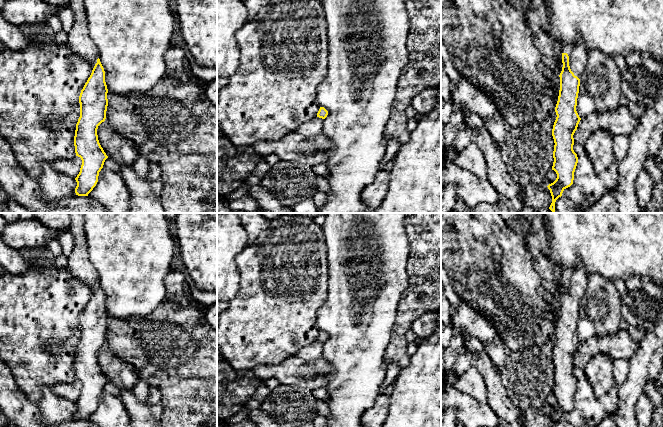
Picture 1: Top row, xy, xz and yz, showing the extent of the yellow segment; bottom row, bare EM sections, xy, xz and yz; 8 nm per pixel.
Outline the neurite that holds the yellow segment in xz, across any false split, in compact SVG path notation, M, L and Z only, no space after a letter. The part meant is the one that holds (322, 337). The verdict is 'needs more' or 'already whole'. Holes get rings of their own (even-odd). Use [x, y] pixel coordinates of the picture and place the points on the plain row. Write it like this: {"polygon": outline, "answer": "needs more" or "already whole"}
{"polygon": "M320 331L317 340L301 348L297 353L301 359L316 360L322 357L323 346L327 341L328 335L324 331Z", "answer": "needs more"}

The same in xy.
{"polygon": "M84 213L69 215L71 225L68 230L73 235L74 247L68 256L67 267L93 292L79 320L80 341L74 360L75 377L82 384L80 396L75 402L77 406L75 417L78 420L88 420L96 410L99 396L108 382L97 359L98 350L106 343L108 313L98 273L89 259Z", "answer": "needs more"}

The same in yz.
{"polygon": "M564 267L562 287L563 291L559 299L560 314L555 331L557 341L552 353L555 367L552 394L556 396L557 402L547 410L552 420L552 427L555 427L562 420L563 415L573 408L574 396L578 387L577 378L573 374L573 359L581 344L576 330L580 302L587 289L587 274L584 268Z", "answer": "needs more"}

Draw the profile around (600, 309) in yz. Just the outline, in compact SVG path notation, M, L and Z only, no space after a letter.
M596 273L587 275L587 289L580 302L576 330L579 341L615 334L621 320L621 296L613 281Z

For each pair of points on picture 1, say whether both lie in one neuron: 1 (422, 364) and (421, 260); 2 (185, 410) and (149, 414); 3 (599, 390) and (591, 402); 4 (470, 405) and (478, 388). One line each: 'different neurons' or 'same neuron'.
1: different neurons
2: different neurons
3: different neurons
4: different neurons

